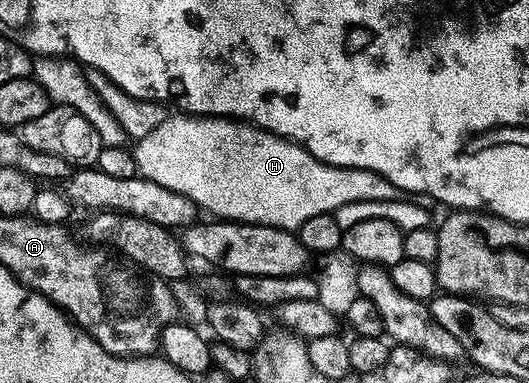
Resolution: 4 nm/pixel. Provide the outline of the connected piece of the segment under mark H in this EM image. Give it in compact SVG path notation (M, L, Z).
M170 114L158 128L136 140L132 152L137 174L142 179L155 181L155 185L163 185L187 196L198 208L205 210L206 207L213 214L210 216L235 223L258 223L296 232L297 227L307 221L307 217L328 215L348 203L398 198L397 187L374 171L332 167L319 161L306 147L294 143L292 139L272 135L252 123L216 115L176 114Z

